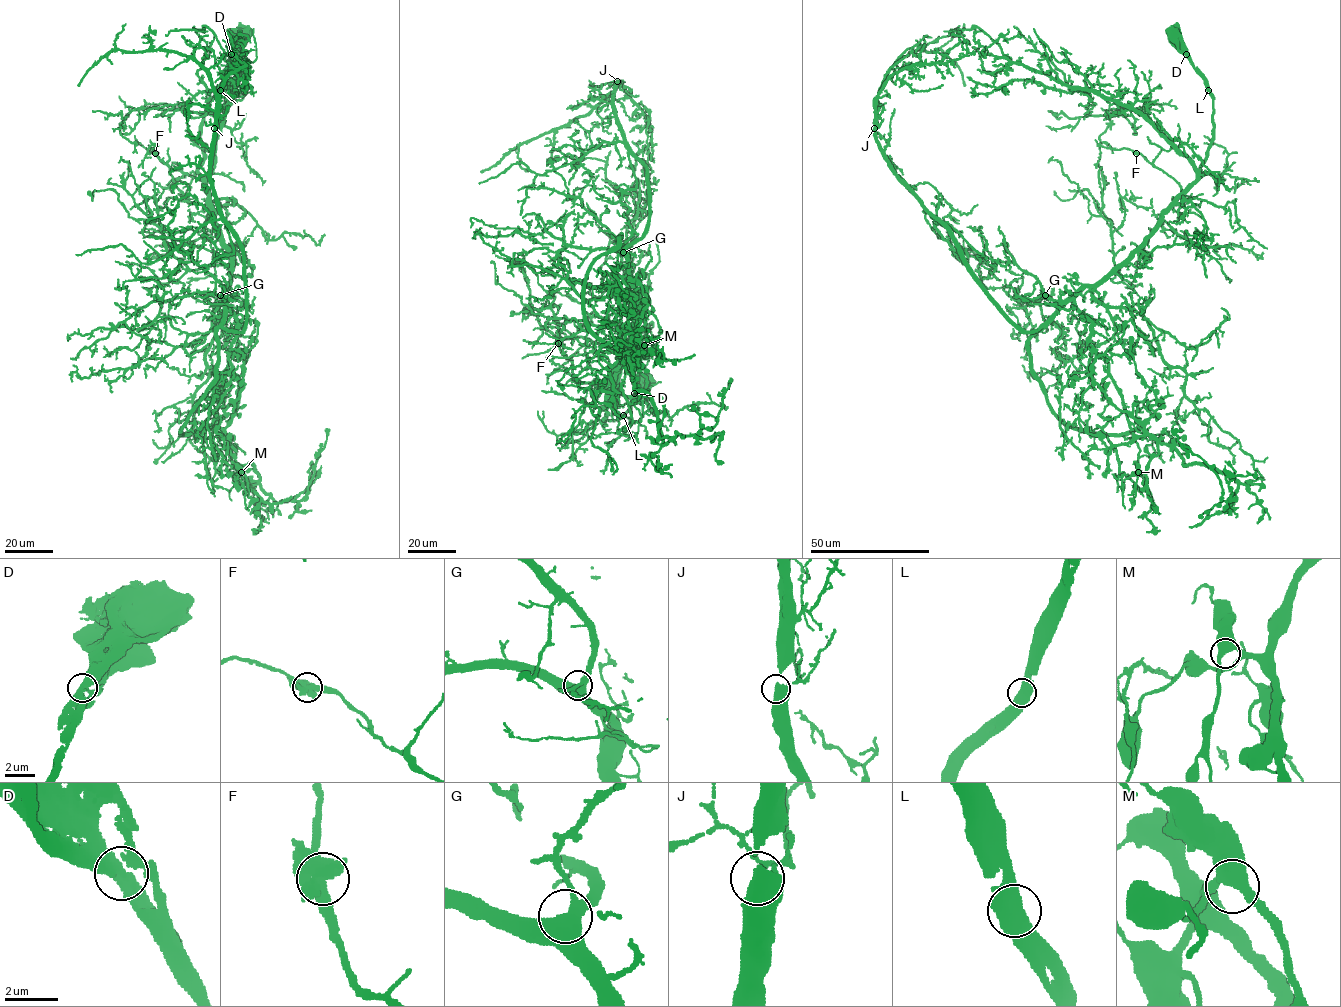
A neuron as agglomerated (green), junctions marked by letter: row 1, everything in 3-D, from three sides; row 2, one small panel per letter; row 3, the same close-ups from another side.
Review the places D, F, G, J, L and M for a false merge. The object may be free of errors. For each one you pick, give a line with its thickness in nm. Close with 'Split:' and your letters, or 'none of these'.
Split: none of these

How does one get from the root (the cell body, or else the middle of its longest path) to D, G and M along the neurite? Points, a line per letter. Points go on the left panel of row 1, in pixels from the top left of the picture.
D: (244, 34), (231, 54)
G: (244, 34), (234, 48), (221, 91), (209, 103), (199, 137), (202, 188), (231, 259), (226, 302), (220, 295)
M: (244, 34), (204, 116), (198, 167), (231, 259), (224, 303), (237, 322), (215, 469), (237, 482), (241, 472)

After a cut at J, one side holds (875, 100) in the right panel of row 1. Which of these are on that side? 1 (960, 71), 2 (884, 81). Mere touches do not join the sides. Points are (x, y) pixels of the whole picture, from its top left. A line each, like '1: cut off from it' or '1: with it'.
1: with it
2: with it

